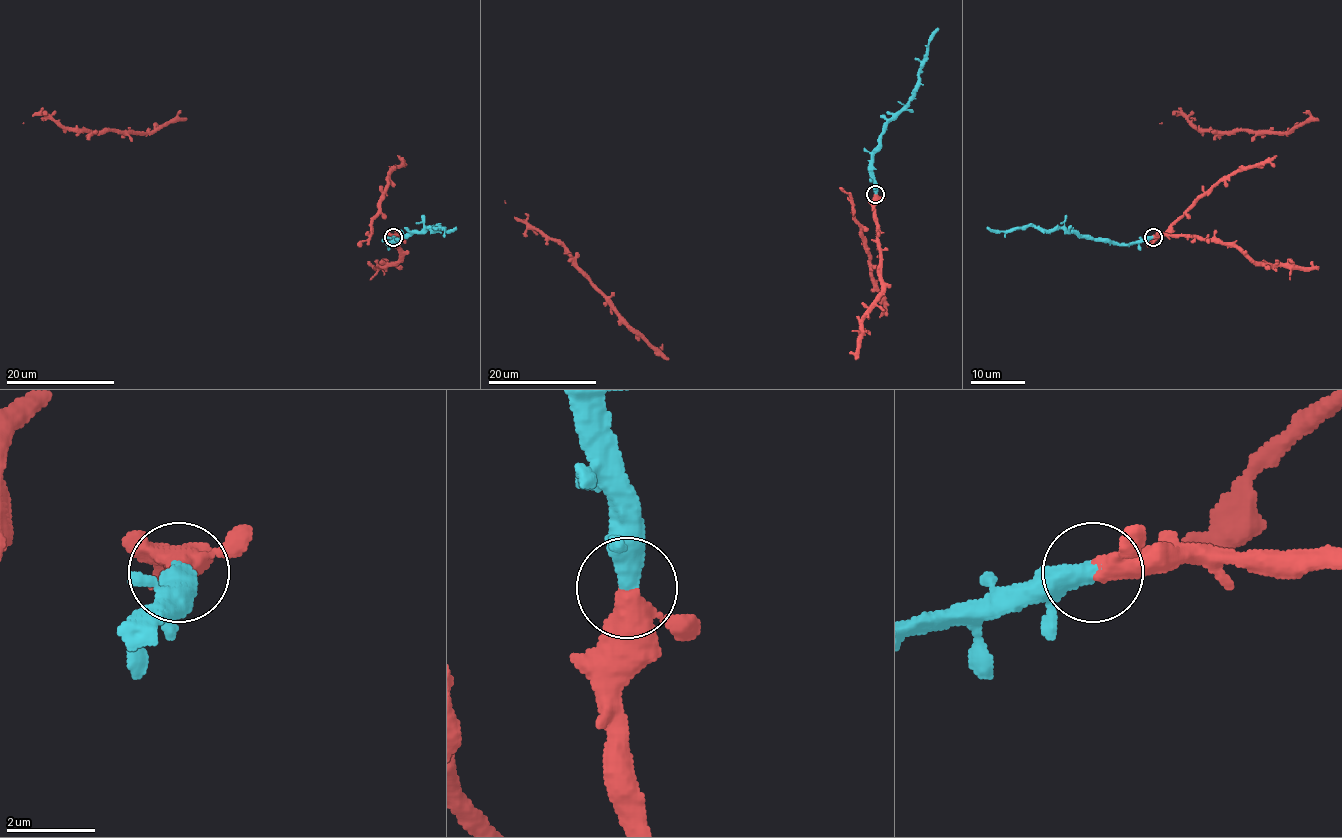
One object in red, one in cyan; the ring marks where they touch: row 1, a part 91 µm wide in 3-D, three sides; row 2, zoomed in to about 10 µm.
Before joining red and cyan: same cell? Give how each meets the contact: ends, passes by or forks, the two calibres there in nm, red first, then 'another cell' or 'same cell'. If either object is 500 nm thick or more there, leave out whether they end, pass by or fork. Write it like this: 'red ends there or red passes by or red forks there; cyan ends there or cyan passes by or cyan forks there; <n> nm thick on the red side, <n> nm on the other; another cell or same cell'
400 nm thick on the red side, 500 nm on the other; same cell

